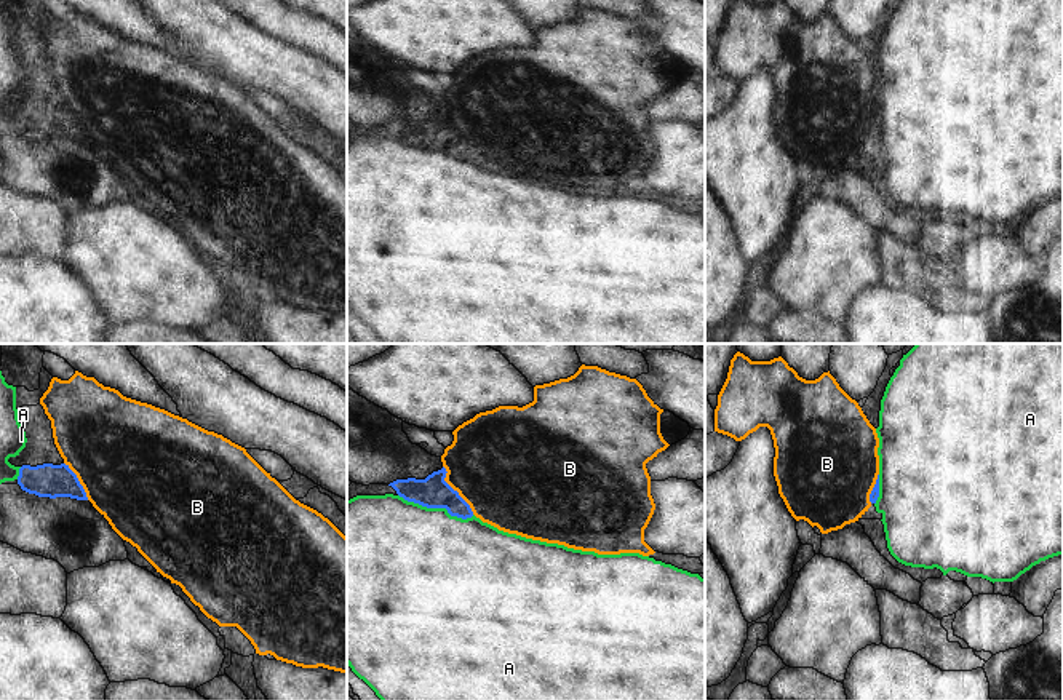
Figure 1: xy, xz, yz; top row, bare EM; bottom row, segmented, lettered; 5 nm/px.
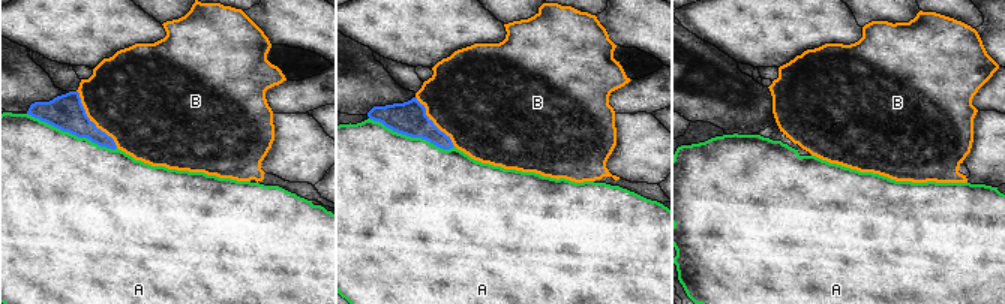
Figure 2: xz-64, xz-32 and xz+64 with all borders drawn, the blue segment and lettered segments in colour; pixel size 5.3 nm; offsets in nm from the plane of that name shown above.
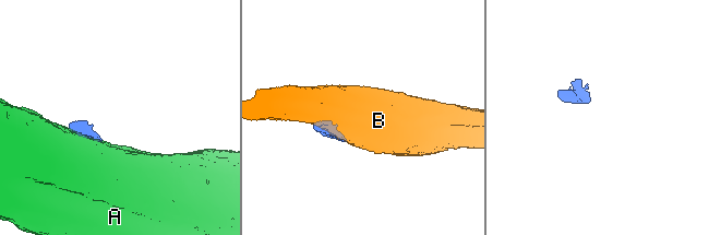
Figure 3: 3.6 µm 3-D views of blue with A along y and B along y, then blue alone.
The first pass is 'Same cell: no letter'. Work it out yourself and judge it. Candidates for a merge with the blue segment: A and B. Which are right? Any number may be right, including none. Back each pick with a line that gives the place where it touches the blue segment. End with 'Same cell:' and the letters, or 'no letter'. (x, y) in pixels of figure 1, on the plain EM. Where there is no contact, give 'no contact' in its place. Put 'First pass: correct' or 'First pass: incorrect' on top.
First pass: incorrect
B: meets blue in xz at (453, 131)
Same cell: B

